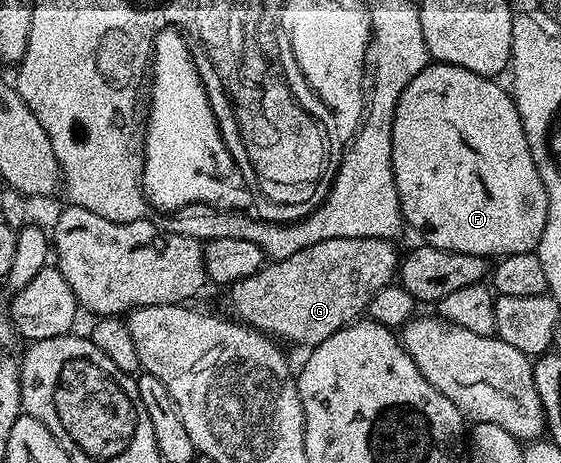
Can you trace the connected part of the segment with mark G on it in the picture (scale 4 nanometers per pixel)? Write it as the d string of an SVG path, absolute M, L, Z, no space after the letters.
M370 237L367 239L323 239L323 243L314 243L312 247L307 247L303 251L295 251L295 255L287 255L287 259L269 261L265 268L258 271L255 275L228 286L229 309L234 313L230 314L240 324L248 325L250 329L255 329L259 333L272 335L282 342L294 341L297 345L305 345L304 347L312 347L323 343L323 339L331 339L331 335L335 335L335 331L339 331L344 325L349 325L353 321L358 320L368 310L371 299L375 299L375 295L379 291L383 291L383 287L394 284L395 278L399 273L399 252L397 253L397 249L393 245L396 244L390 239L371 239Z

